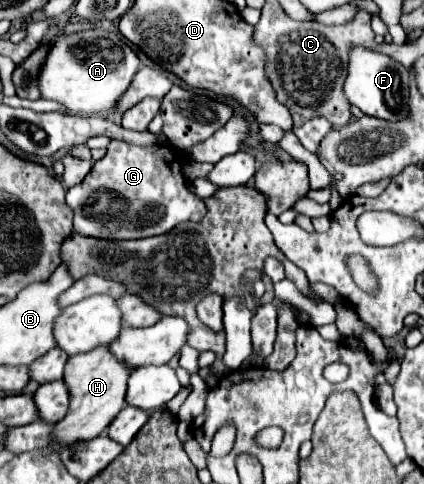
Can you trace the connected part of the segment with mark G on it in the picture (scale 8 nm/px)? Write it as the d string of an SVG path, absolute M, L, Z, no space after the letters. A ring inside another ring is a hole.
M112 140L108 146L108 152L102 160L98 160L92 168L92 174L88 174L84 178L84 182L76 184L74 188L70 188L70 192L66 194L66 202L74 208L74 230L82 236L92 236L92 238L110 238L110 240L136 240L136 238L148 238L148 236L158 236L158 234L166 234L170 232L174 226L178 226L180 222L188 222L188 220L202 220L206 214L206 206L202 202L202 198L198 198L196 194L192 194L184 182L184 176L180 172L180 168L168 168L168 148L166 146L136 146L136 144L128 144L128 142L120 142L120 140ZM96 192L116 192L122 202L126 204L126 210L118 216L112 218L90 218L84 210L84 206L90 204L90 198ZM144 208L162 208L164 216L158 222L148 222L144 220L140 214Z

